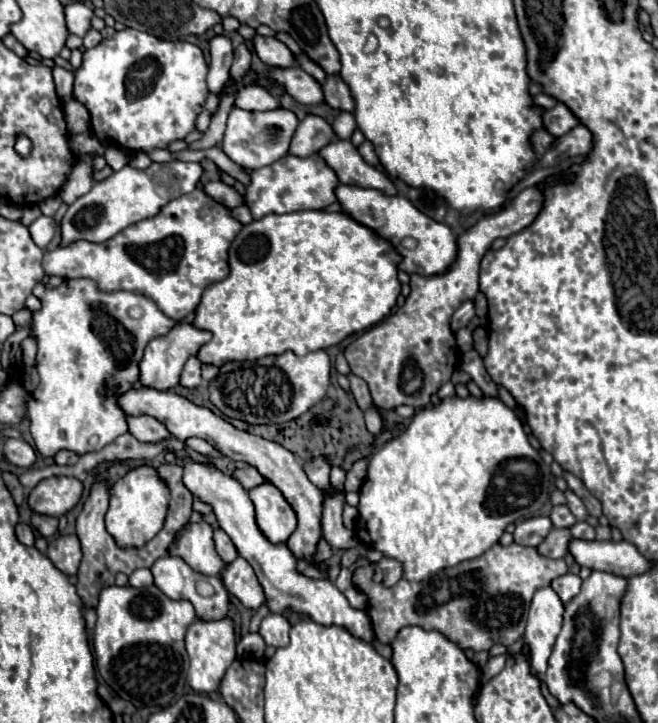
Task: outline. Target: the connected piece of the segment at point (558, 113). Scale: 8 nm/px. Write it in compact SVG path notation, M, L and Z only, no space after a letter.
M561 103L543 113L543 123L545 123L545 129L549 133L553 133L555 137L565 135L565 133L569 133L569 129L579 125L577 117L573 117L573 113L569 113L569 109L565 105L561 105Z

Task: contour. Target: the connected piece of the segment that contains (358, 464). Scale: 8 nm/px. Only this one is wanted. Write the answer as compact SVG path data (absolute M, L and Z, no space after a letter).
M365 457L365 459L360 459L352 464L345 478L344 486L346 492L360 491L363 479L365 478L367 472L368 461L369 457Z

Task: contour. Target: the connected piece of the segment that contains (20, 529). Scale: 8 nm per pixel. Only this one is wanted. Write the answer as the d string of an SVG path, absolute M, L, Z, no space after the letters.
M19 523L19 525L15 527L15 535L17 535L17 539L19 539L23 545L33 545L33 541L35 541L33 529L31 529L29 525L25 525L25 523Z

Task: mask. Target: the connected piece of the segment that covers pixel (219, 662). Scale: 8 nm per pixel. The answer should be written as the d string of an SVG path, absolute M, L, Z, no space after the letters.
M197 619L185 637L185 647L189 653L189 671L187 671L187 683L195 693L211 693L217 691L221 685L221 679L225 677L225 671L235 661L235 631L233 621L221 619L221 621L201 621Z

